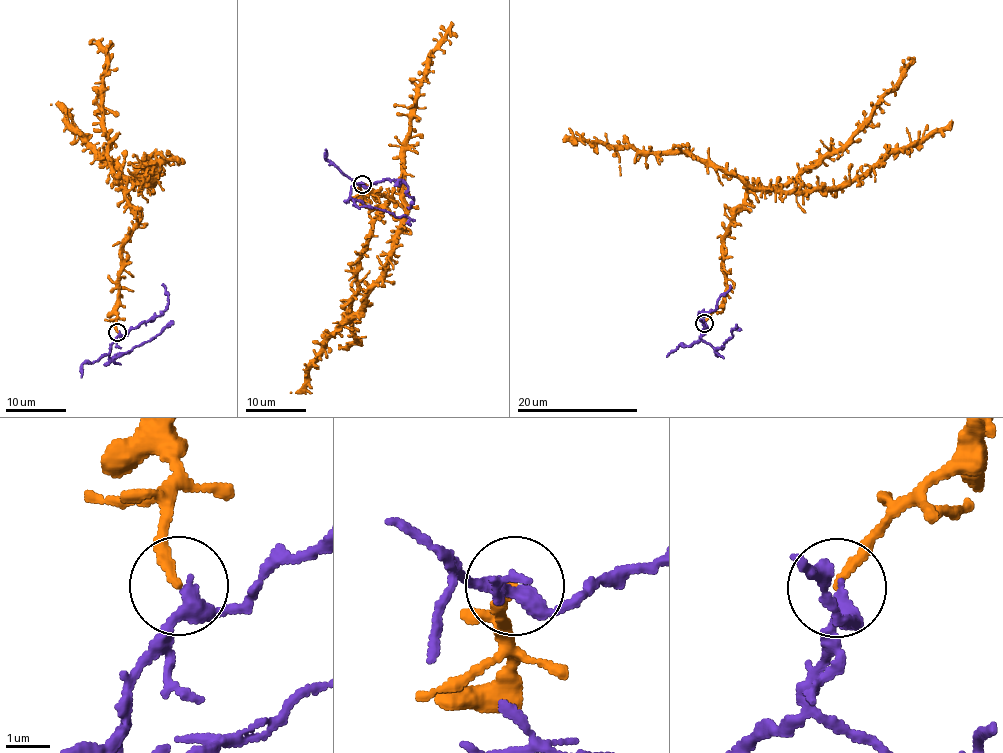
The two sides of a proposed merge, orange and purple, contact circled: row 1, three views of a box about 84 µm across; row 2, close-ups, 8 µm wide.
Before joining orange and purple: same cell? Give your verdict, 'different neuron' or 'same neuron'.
different neuron

